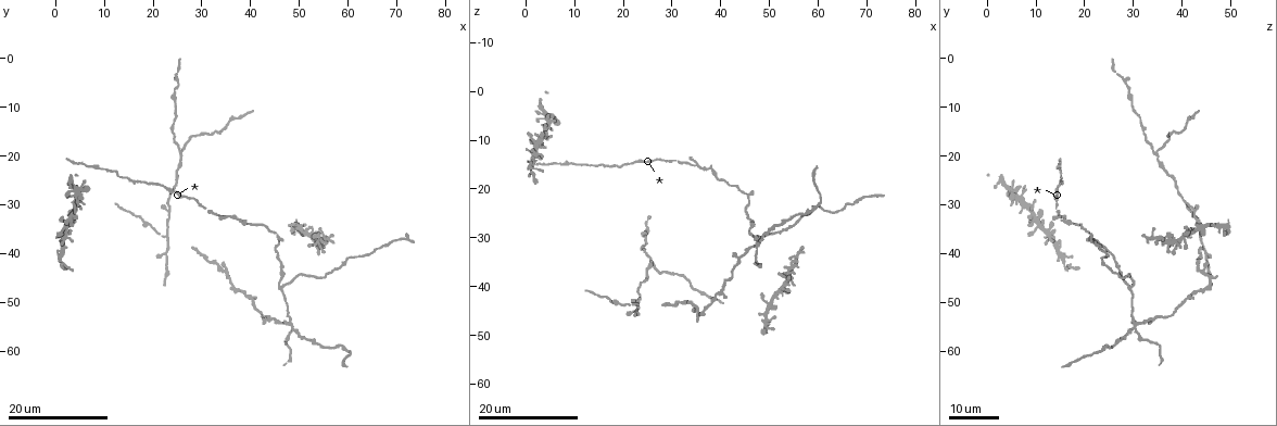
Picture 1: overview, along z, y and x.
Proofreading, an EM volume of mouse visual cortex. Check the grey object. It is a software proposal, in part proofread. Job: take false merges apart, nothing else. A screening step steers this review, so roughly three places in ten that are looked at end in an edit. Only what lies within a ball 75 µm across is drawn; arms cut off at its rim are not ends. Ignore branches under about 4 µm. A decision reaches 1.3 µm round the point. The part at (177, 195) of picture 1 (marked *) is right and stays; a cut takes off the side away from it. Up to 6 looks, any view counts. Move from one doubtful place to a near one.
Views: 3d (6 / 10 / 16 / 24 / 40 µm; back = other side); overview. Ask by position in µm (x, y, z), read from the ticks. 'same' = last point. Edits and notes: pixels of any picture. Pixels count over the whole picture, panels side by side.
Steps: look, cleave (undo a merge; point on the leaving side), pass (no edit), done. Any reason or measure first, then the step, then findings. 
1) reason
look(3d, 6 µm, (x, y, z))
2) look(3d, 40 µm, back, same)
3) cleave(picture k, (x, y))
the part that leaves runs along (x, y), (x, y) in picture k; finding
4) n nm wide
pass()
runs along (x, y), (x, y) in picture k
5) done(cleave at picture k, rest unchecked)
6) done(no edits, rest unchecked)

arms part here
look(3d, 16 µm, (25.5, 19.0, 34.5))

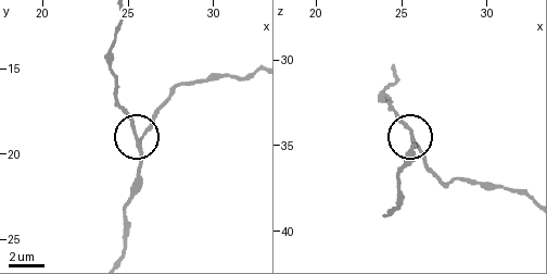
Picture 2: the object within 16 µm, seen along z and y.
closer look
look(3d, 10 µm, same)

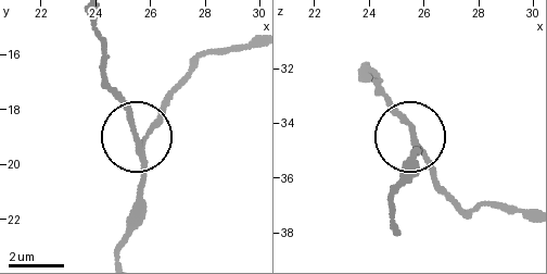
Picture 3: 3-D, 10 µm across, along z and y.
pass()
runs along (395, 209), (416, 154), (414, 136), (448, 191) in picture 3; continuous, no second cell

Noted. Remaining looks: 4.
a fork
look(3d, 16 µm, (46.0, 46.5, 29.5))

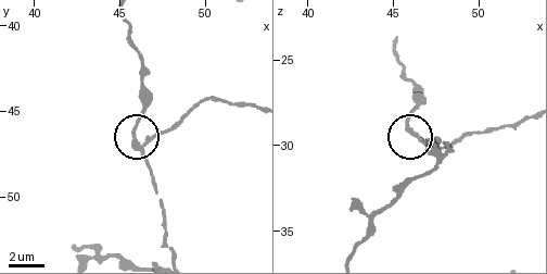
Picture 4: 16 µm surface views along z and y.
look(3d, 6 µm, (46.3, 47.2, 29.4))

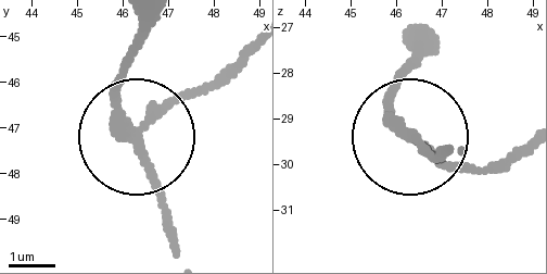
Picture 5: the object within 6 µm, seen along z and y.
from behind
look(3d, 6 µm, back, (46.30, 47.05, 29.35))

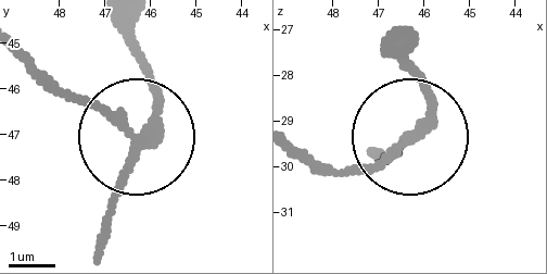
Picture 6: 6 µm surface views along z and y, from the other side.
240 nm wide
cleave(picture 6, (91, 101))
the part that leaves runs along (137, 139), (24, 69) in picture 6; two cells meet here

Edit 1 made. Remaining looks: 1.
done(cleave at picture 6, rest unchecked)

